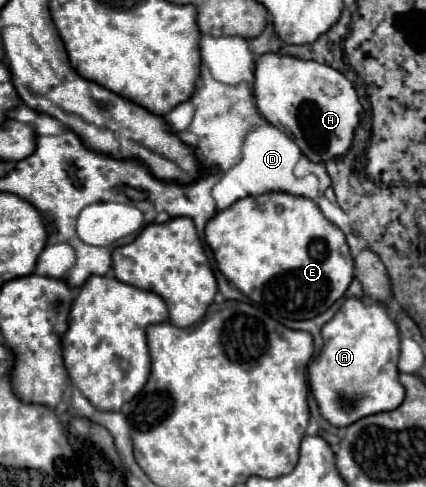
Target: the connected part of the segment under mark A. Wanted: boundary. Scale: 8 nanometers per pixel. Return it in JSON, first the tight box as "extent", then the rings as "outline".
{"extent":[309,299,405,427],"outline":[[[345,299],[335,317],[325,323],[321,335],[325,347],[309,365],[309,387],[323,419],[333,427],[349,427],[363,417],[393,411],[403,403],[405,389],[397,379],[397,325],[389,319],[383,305],[365,305],[361,299]]]}

